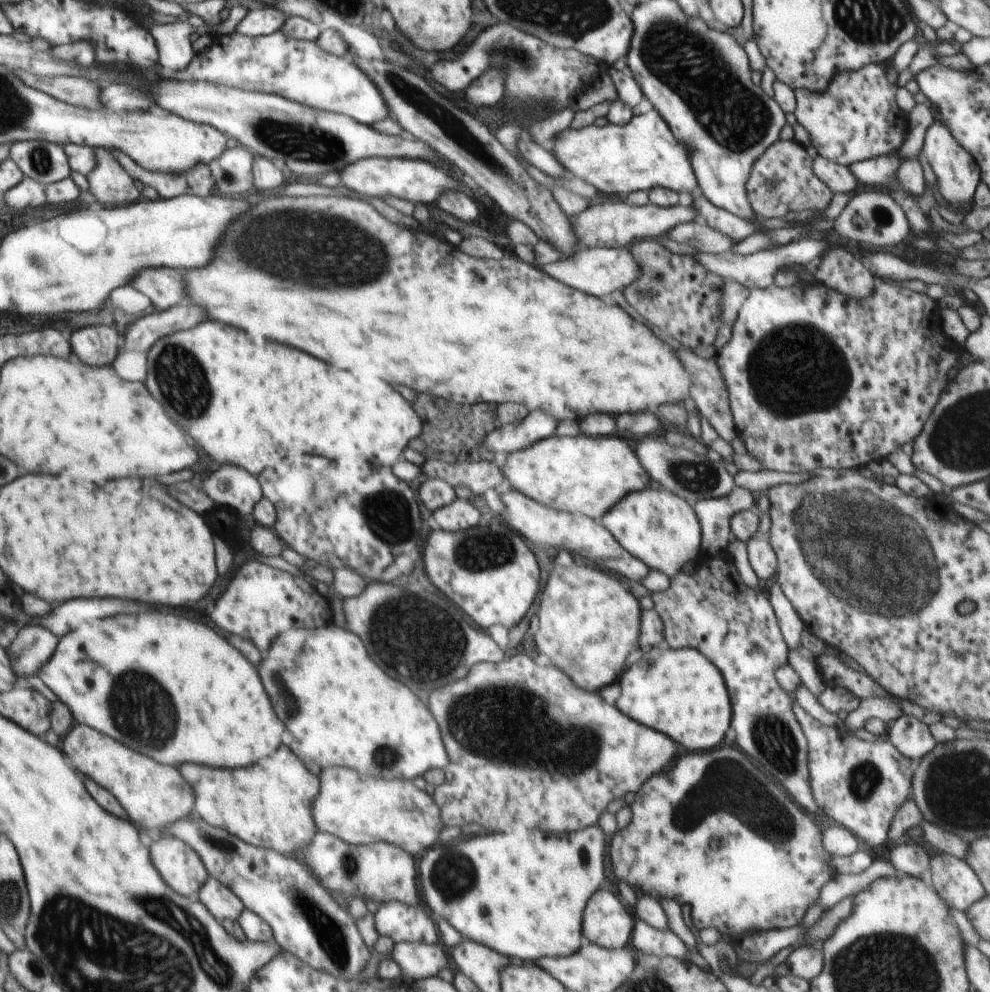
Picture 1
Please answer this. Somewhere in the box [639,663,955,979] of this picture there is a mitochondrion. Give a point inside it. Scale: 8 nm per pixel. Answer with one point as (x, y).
(726, 784)

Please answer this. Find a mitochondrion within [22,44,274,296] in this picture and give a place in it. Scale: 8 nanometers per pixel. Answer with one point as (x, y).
(40, 160)

